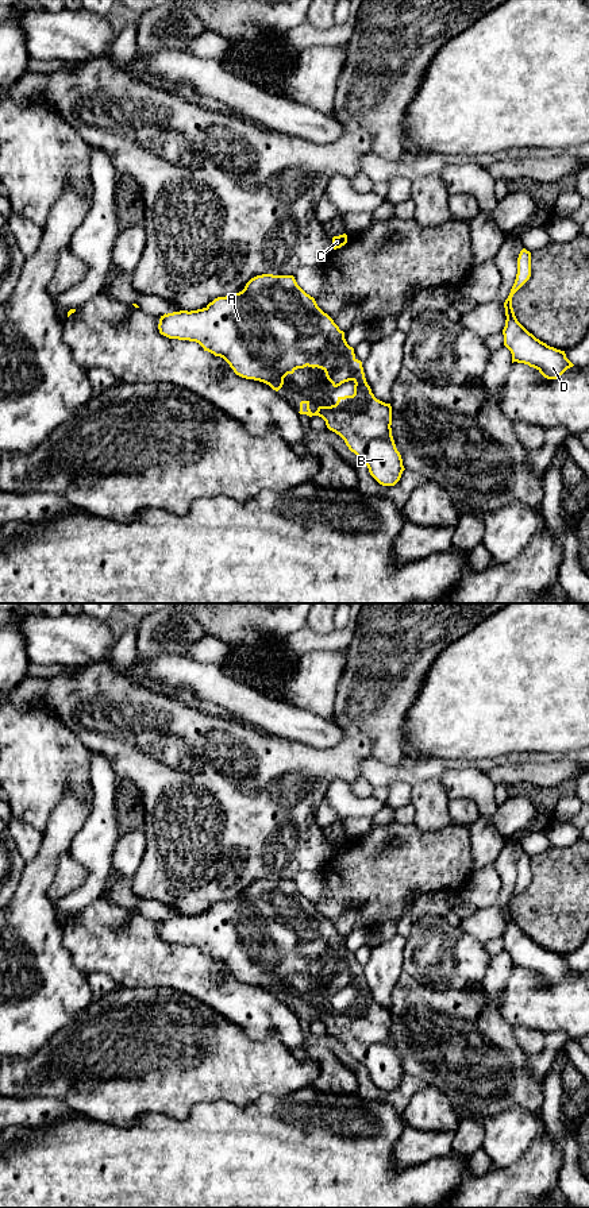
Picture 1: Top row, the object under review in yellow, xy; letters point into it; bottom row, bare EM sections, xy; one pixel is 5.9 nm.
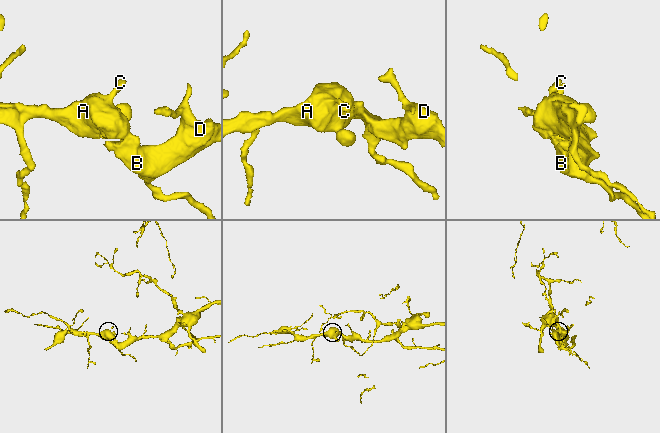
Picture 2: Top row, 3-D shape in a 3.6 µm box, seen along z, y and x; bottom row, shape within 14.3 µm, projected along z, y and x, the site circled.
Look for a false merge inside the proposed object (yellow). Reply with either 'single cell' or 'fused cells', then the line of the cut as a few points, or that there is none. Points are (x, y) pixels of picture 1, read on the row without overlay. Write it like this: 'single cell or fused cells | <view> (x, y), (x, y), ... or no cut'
single cell | no cut

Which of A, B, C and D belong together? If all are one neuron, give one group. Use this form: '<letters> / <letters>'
A B C D

